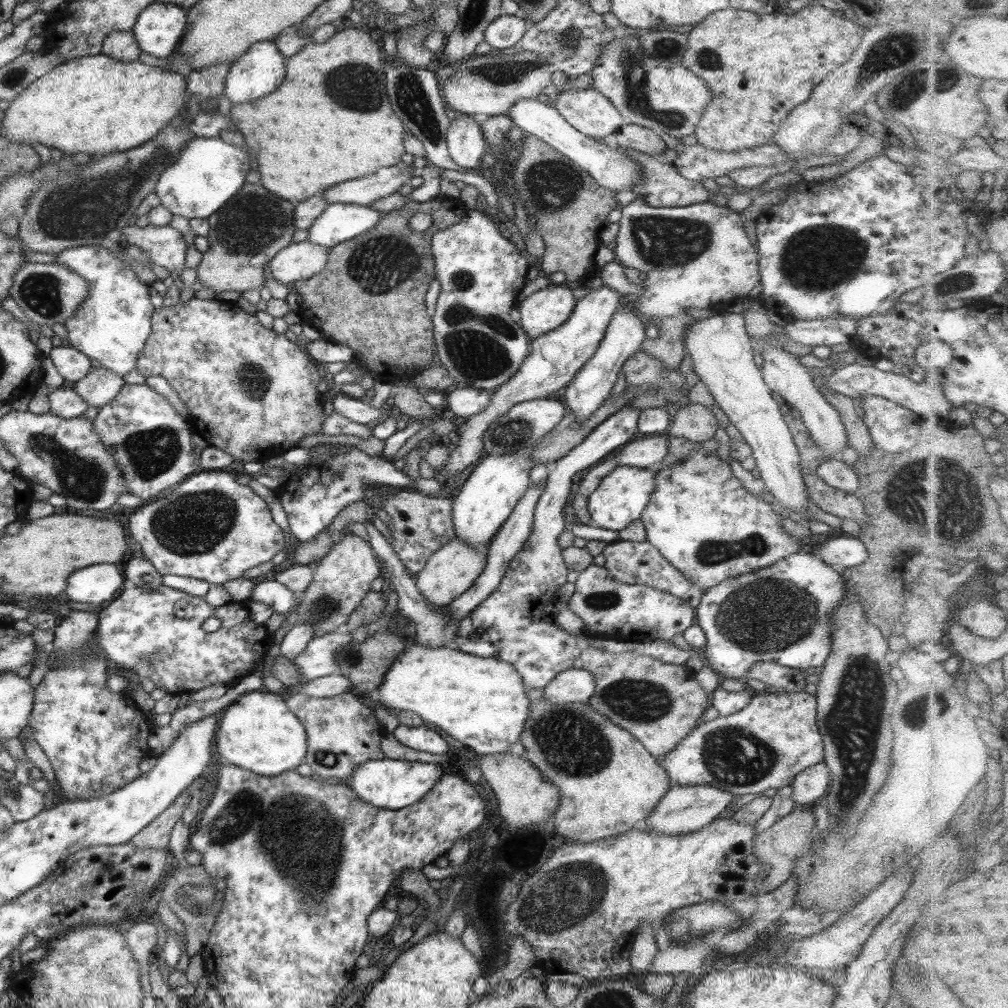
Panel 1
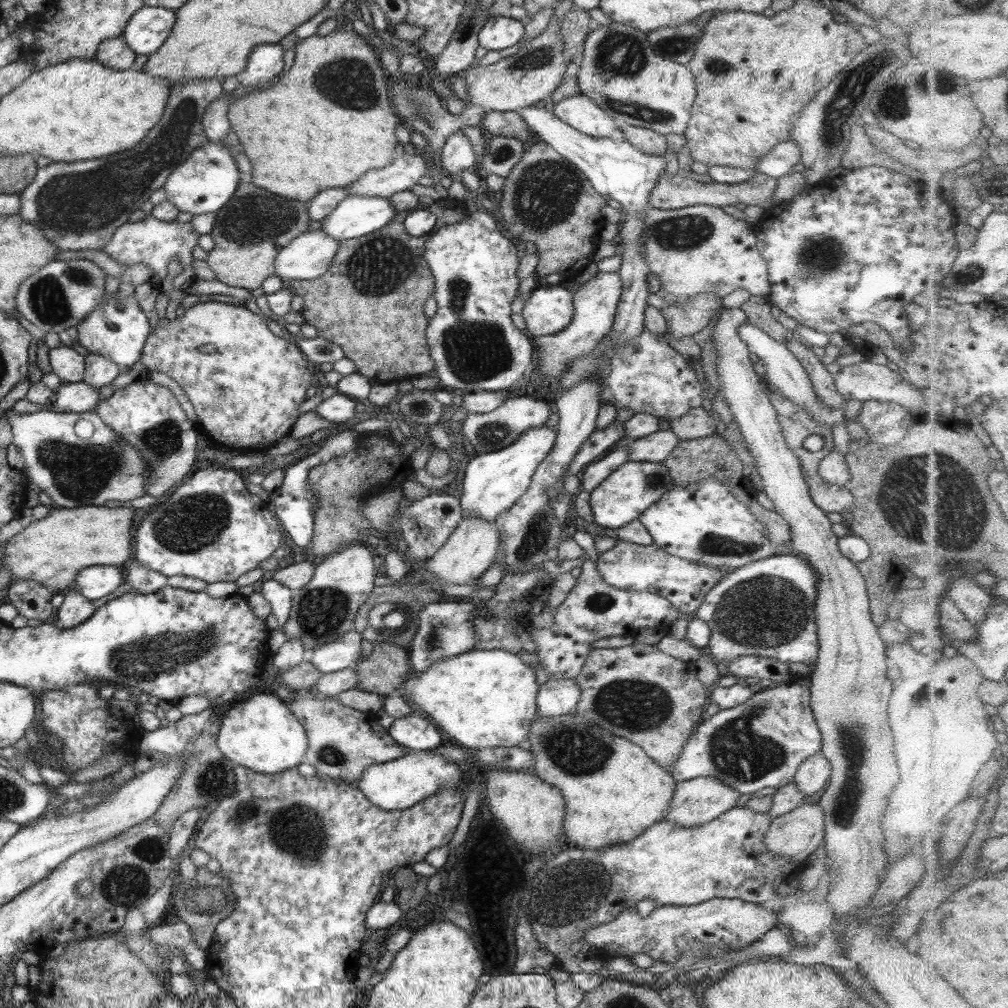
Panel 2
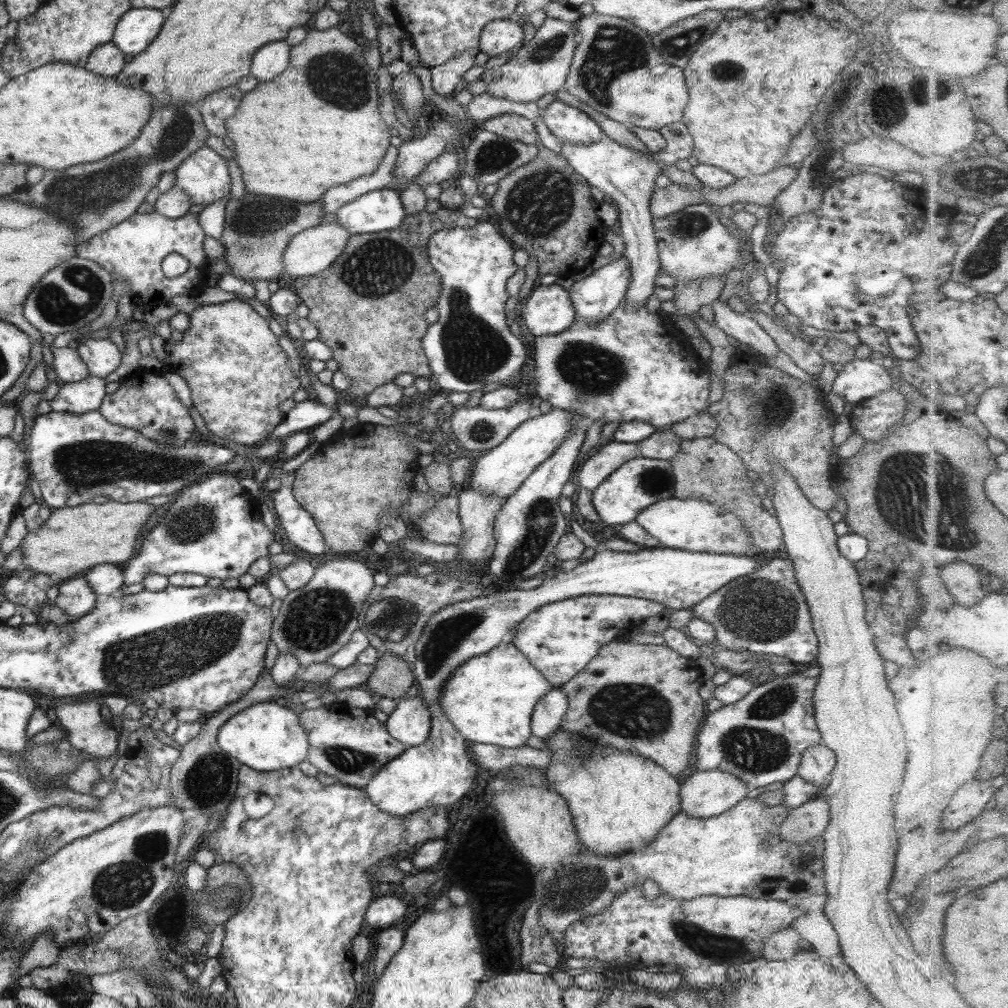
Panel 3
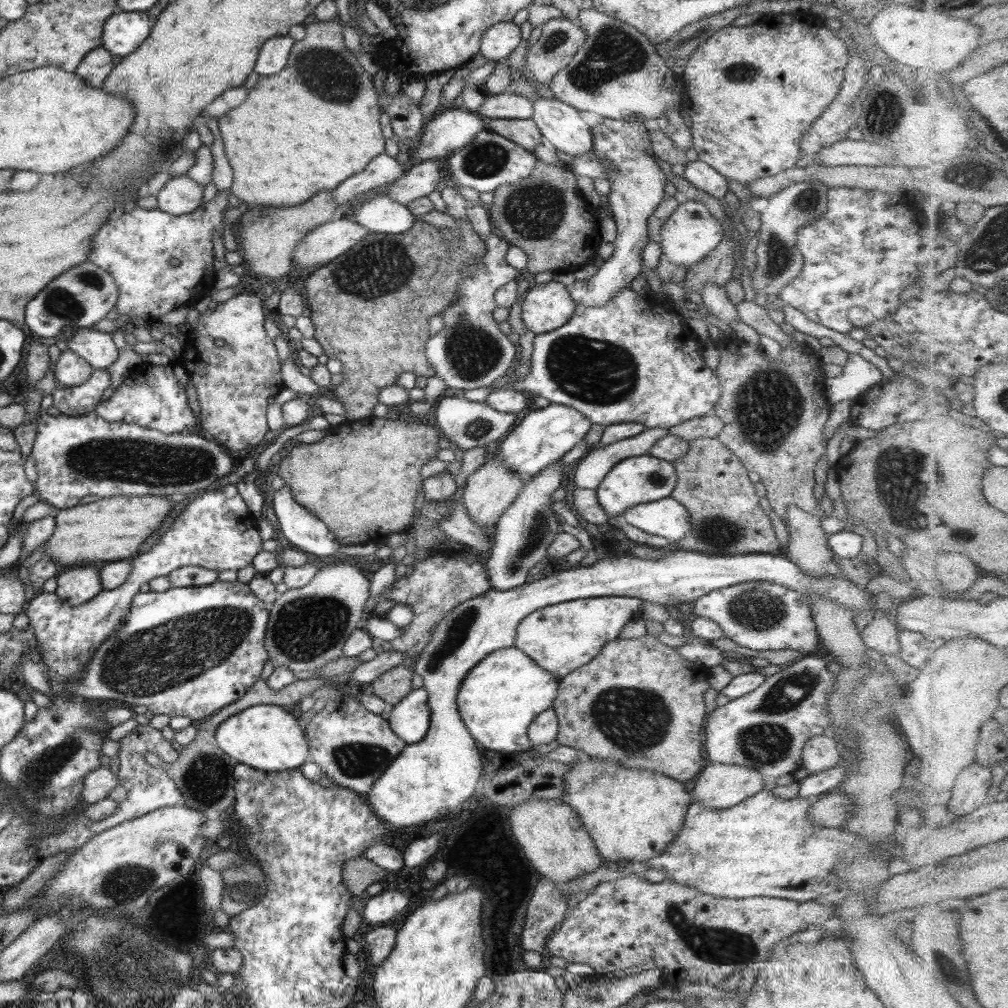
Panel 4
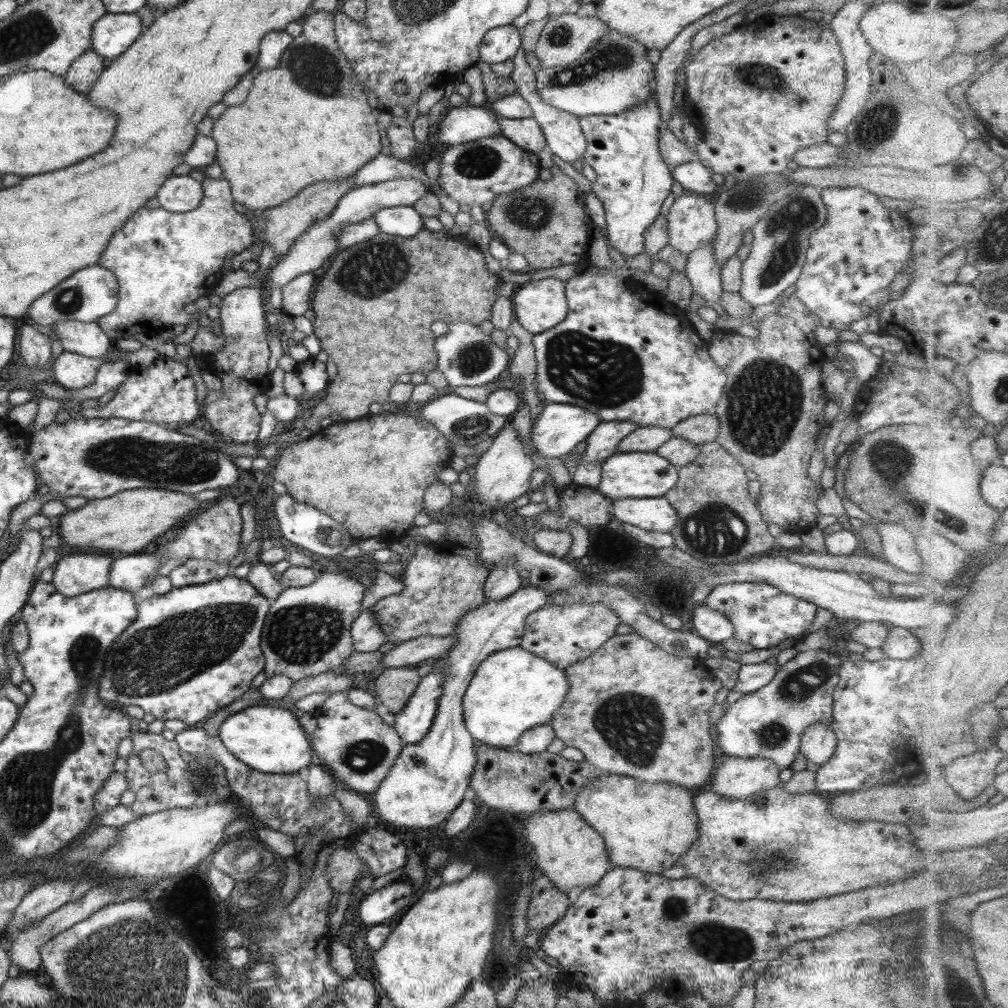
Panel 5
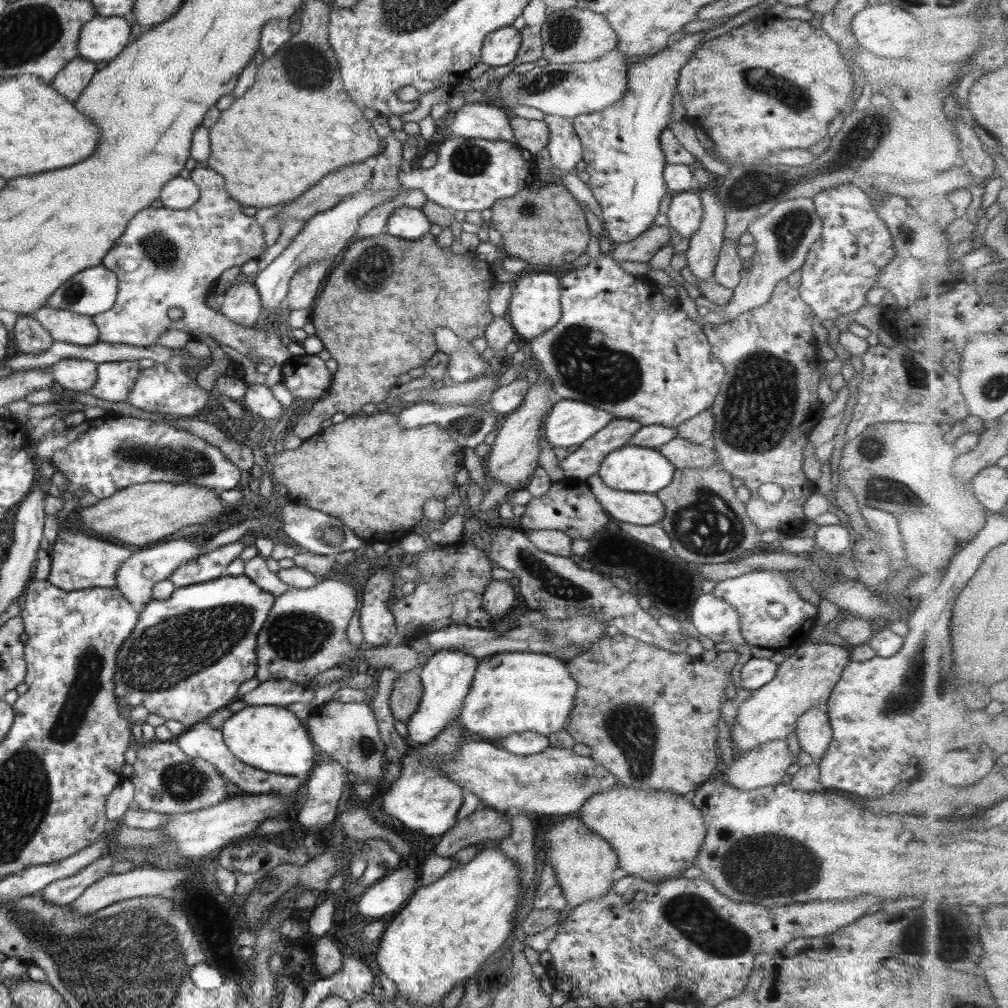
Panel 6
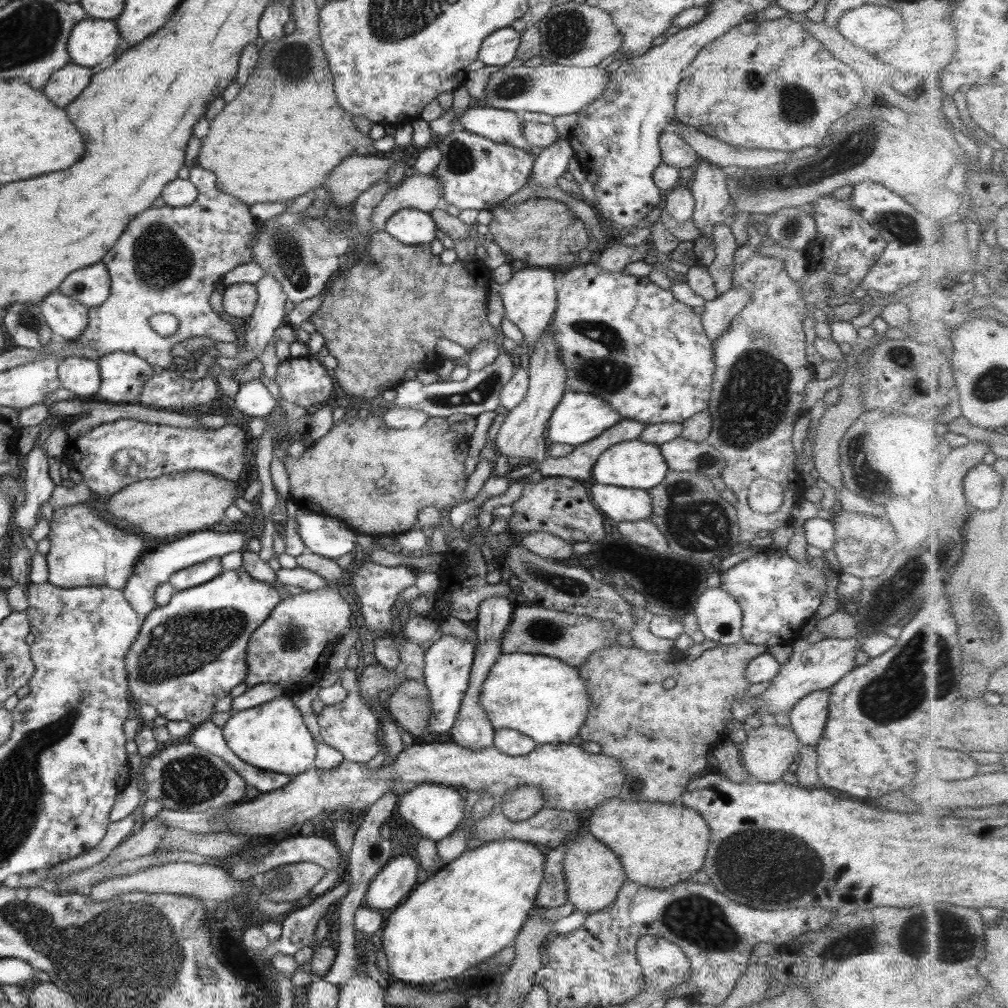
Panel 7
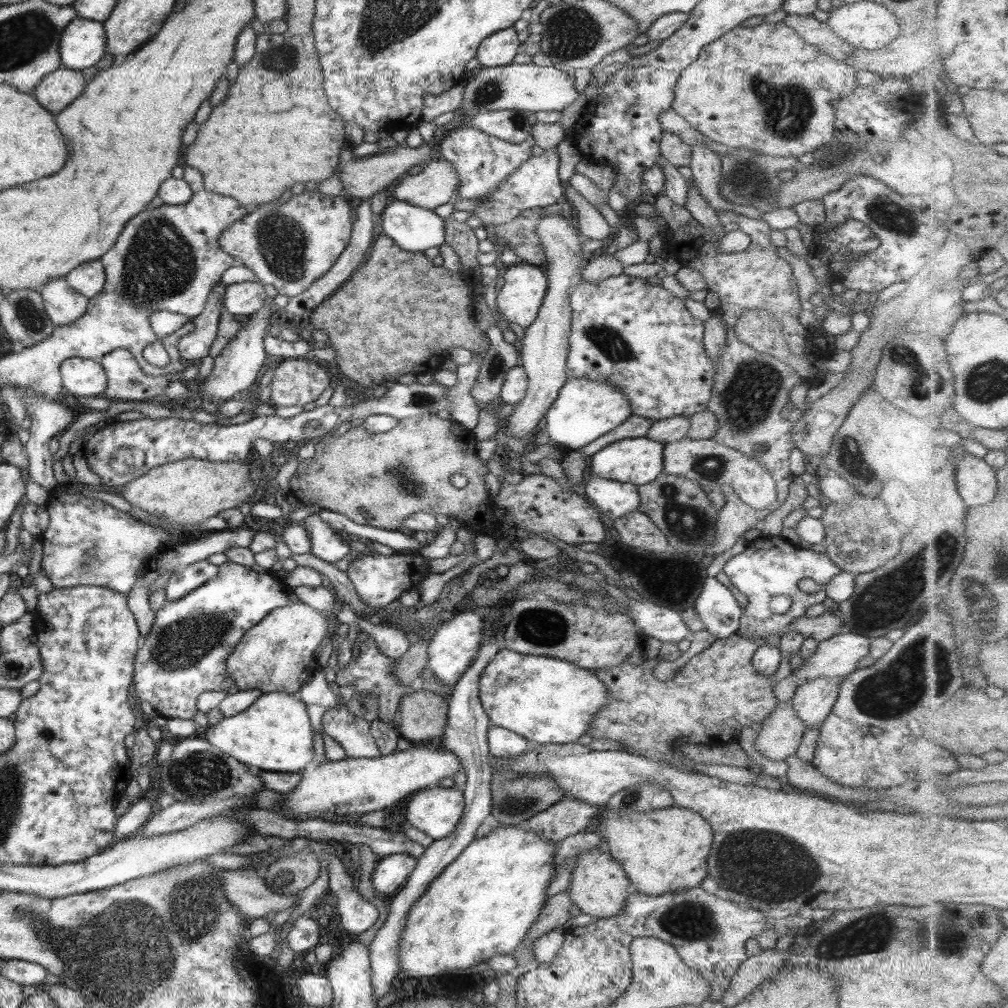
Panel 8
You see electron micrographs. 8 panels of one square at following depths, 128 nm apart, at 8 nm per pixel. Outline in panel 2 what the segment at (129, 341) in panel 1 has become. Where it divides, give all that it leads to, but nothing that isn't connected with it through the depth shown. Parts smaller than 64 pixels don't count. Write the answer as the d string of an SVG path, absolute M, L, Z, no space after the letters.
M116 293L112 296L103 294L100 304L76 326L76 342L85 348L87 353L100 355L122 370L140 360L142 346L150 334L147 319L148 314L141 311L133 294L121 301L117 300Z

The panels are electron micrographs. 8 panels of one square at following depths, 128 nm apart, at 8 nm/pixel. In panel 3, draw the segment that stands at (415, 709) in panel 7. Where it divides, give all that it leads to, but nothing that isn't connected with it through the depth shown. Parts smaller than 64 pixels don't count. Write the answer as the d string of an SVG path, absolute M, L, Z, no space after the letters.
M389 652L378 654L374 664L365 686L376 697L401 699L409 686L415 683L413 673L399 655Z

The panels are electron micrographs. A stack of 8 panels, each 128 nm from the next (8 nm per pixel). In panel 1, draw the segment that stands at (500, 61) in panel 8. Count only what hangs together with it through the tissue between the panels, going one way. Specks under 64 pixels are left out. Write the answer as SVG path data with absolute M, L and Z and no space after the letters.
M499 15L485 27L483 40L489 44L493 52L500 53L503 49L517 44L526 29L522 19L514 15Z

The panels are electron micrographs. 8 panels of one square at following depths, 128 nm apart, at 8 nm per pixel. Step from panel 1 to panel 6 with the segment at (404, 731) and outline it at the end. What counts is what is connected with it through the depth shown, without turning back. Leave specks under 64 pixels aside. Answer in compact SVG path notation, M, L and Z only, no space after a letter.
M439 650L433 653L426 663L421 664L417 674L420 678L423 694L418 702L413 716L407 719L407 736L405 740L410 746L420 746L433 740L447 725L453 725L455 717L459 718L459 711L463 706L463 699L473 680L478 660L463 654L459 650Z

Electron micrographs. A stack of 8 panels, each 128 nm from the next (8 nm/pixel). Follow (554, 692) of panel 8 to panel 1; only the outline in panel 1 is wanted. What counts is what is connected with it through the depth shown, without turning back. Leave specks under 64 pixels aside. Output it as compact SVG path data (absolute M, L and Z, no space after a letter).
M413 643L407 651L397 655L381 685L372 693L372 698L375 696L378 706L387 708L393 714L401 710L417 714L423 724L431 729L443 730L453 740L461 742L463 750L473 750L478 755L494 755L507 752L511 744L518 742L532 702L526 698L526 691L527 686L521 682L521 676L507 662L465 654L444 646L429 648Z

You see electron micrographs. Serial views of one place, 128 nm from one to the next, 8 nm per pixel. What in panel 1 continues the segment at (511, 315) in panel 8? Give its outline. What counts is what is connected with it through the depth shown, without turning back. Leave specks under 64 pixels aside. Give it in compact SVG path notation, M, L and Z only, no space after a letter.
M549 284L516 304L518 324L523 333L533 340L562 326L565 319L569 318L575 302L571 286Z

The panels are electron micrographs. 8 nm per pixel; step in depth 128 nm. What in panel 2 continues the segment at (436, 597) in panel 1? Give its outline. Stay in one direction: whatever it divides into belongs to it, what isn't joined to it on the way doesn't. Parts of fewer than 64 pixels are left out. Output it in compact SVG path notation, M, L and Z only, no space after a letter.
M461 516L461 522L447 537L441 548L426 559L425 568L431 572L441 584L468 584L476 579L493 561L499 547L499 535L491 529L489 522L479 520L475 516Z

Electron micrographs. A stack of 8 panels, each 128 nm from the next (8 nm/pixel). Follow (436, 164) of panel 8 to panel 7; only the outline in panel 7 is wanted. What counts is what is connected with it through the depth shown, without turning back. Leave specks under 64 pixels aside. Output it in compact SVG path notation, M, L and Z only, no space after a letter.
M432 173L425 176L413 174L405 177L400 186L389 189L369 217L371 231L381 231L386 218L397 210L413 208L428 213L441 207L443 190L437 179Z

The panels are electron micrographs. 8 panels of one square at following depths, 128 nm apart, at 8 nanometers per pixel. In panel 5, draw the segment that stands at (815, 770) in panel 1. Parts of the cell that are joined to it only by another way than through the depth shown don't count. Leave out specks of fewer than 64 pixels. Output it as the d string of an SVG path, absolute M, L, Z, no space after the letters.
M811 722L799 740L799 750L807 761L821 766L823 762L827 762L836 746L836 738L833 731L827 724L819 724L819 722Z

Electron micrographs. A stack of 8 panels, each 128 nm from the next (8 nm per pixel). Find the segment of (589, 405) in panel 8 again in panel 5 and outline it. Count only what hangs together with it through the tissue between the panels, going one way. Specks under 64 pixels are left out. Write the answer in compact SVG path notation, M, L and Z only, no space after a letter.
M545 403L537 418L533 419L533 427L530 428L529 442L533 452L539 458L559 459L573 450L574 446L586 440L589 433L600 423L597 414L582 410L580 407L569 404Z

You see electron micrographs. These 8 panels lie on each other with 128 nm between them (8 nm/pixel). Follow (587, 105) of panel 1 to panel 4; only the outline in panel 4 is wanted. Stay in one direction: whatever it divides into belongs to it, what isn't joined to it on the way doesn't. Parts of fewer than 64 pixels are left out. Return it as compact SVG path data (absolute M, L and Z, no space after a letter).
M539 97L533 103L530 120L536 125L543 141L550 147L556 148L569 156L576 157L591 149L591 130L579 117L579 111L557 99Z

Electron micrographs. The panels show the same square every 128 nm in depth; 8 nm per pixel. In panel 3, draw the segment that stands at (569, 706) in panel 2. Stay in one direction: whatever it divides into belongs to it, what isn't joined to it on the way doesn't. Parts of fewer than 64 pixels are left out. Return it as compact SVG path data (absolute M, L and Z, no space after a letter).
M553 687L545 693L545 696L539 701L530 716L529 733L542 740L549 737L553 731L557 730L565 708L567 699L559 687Z

